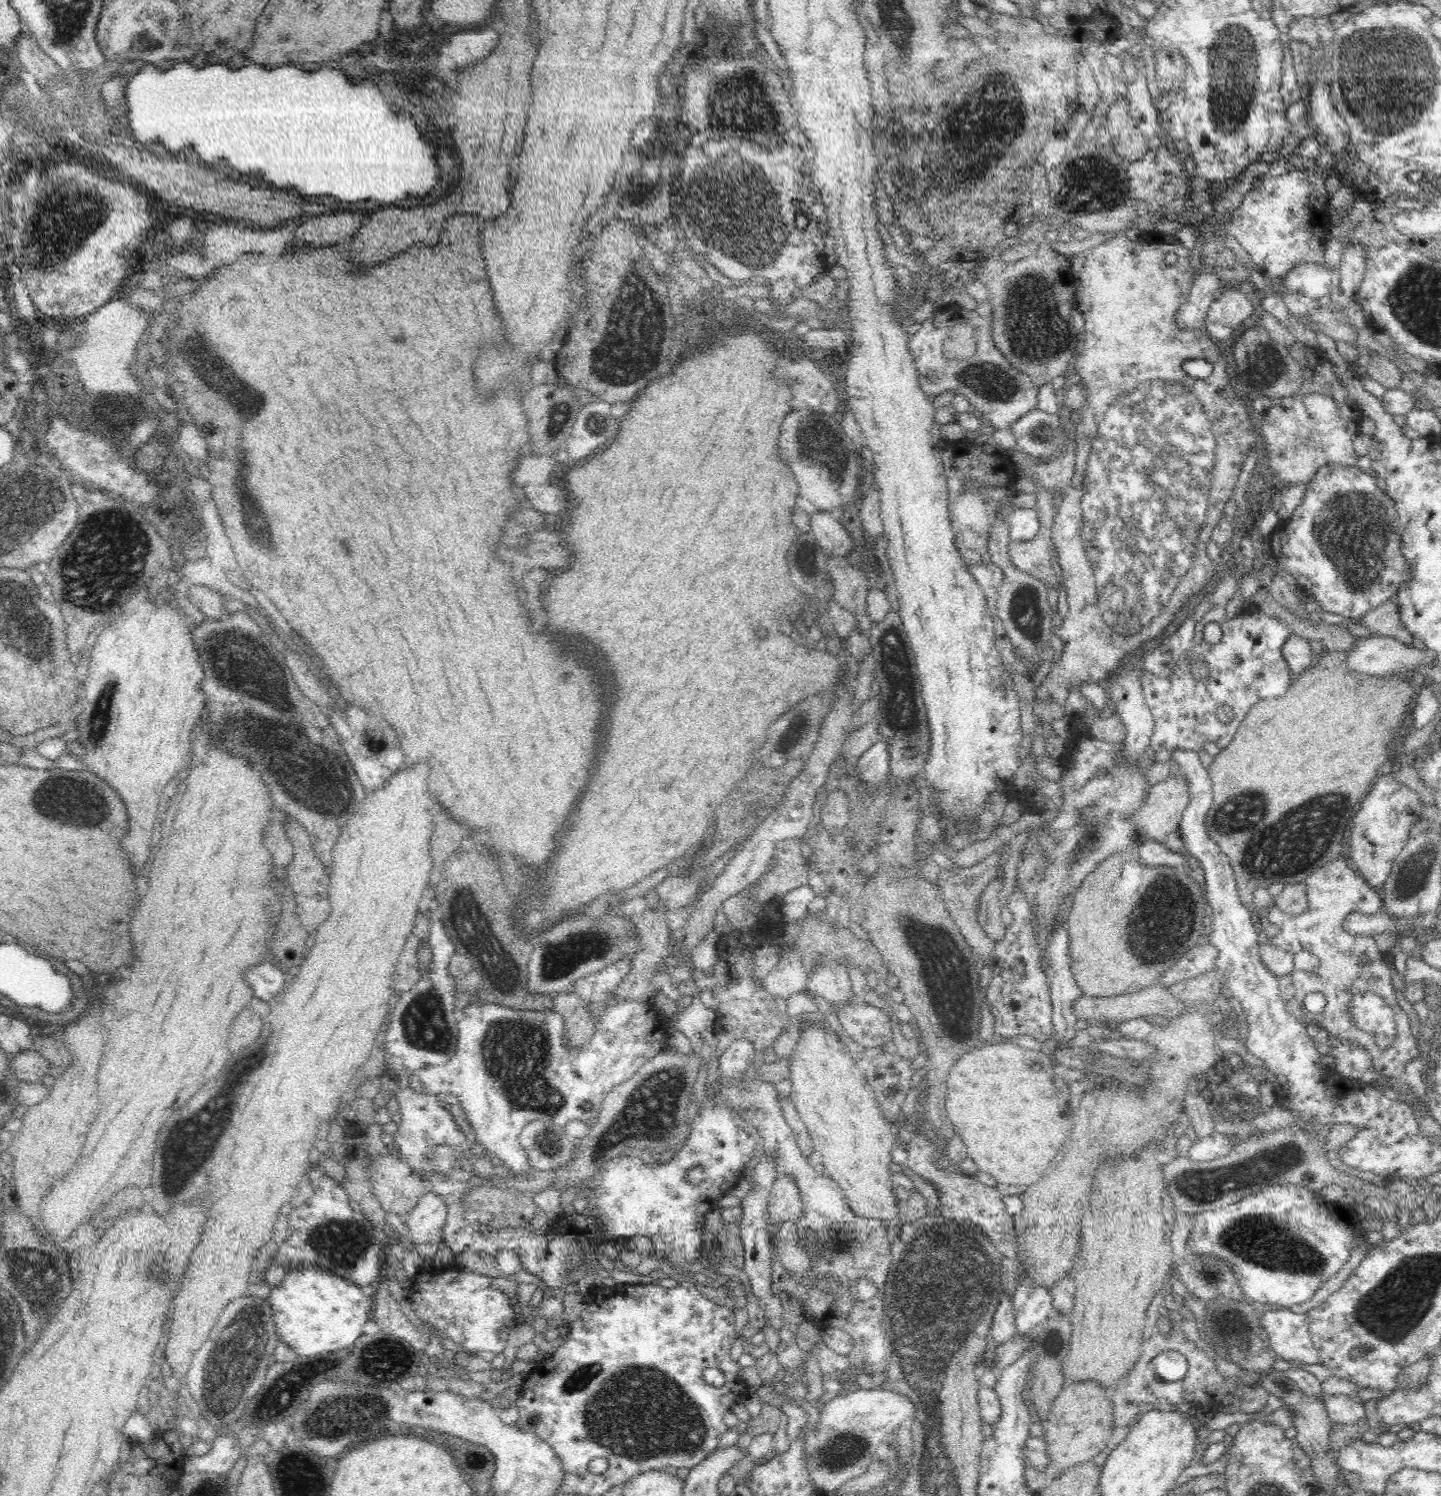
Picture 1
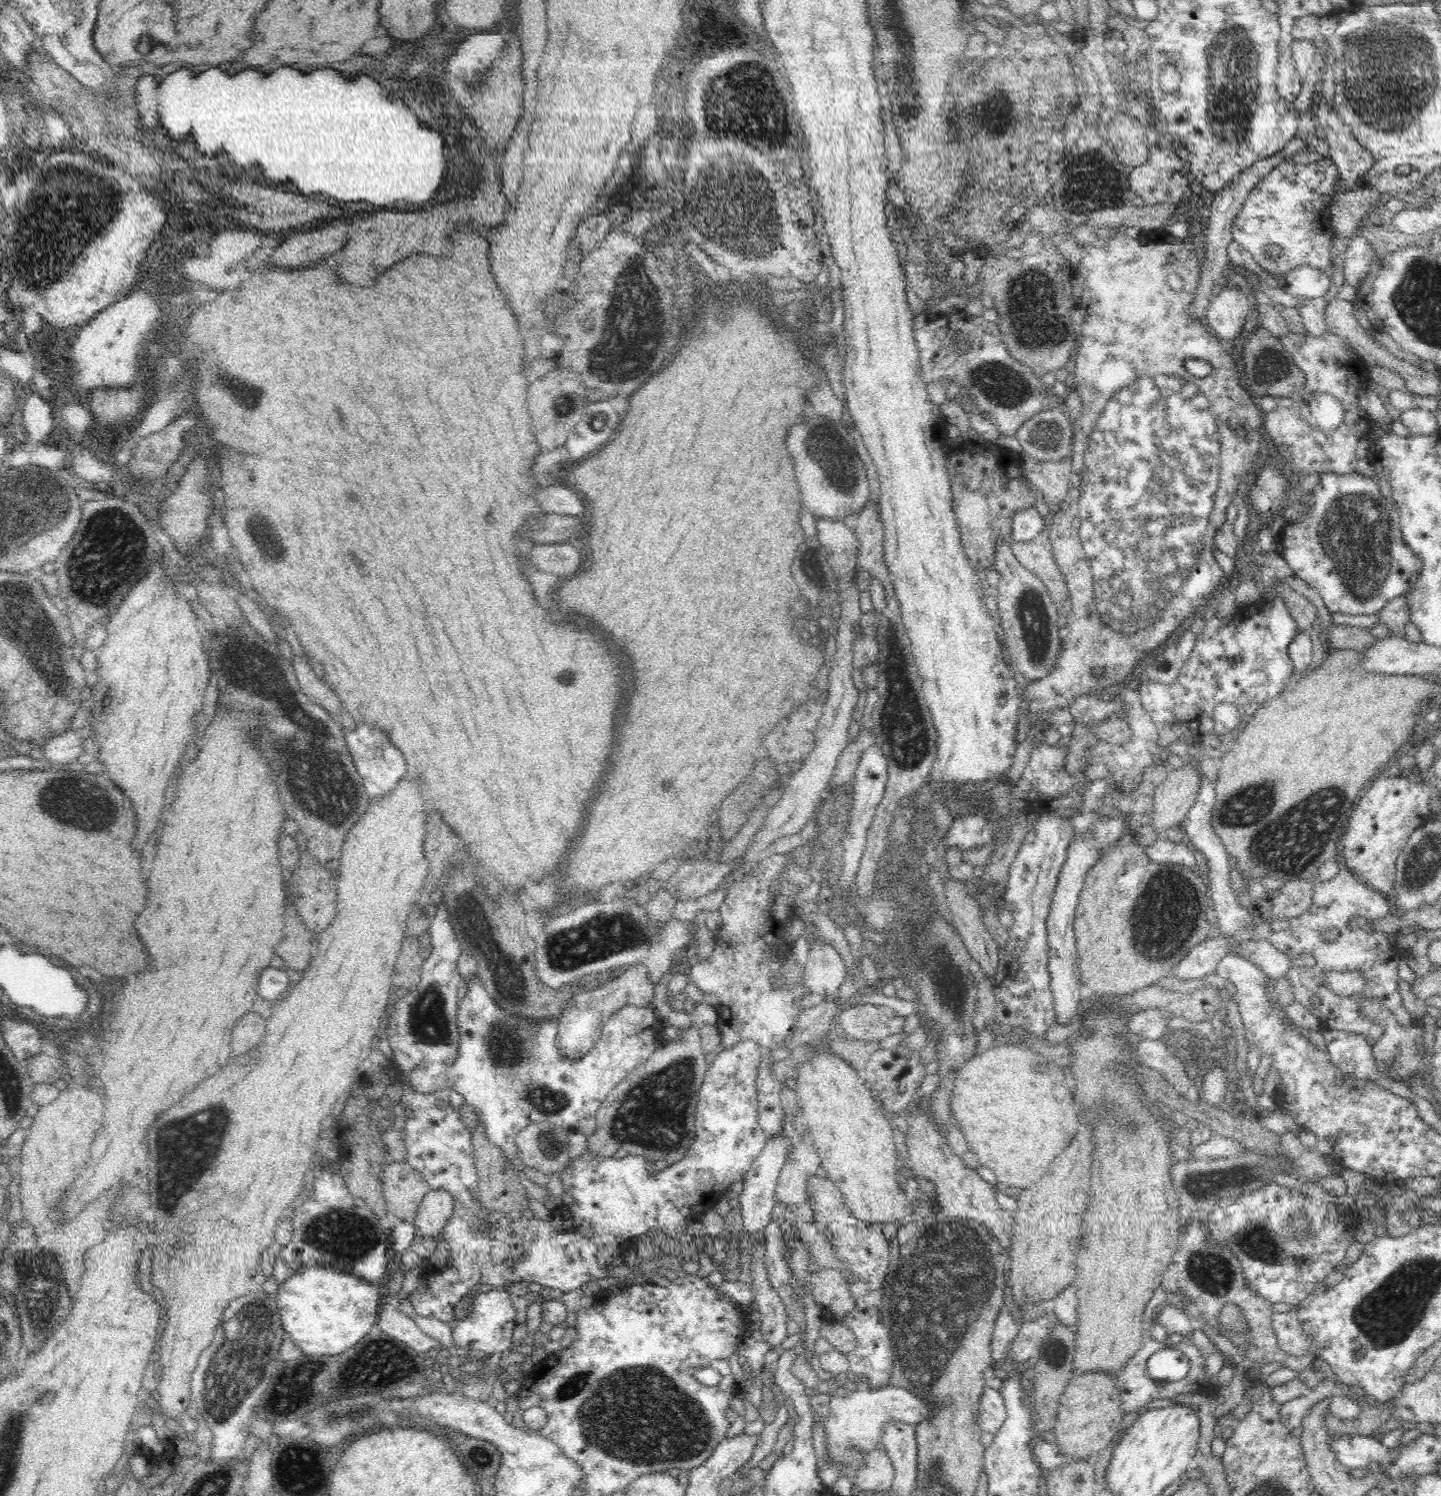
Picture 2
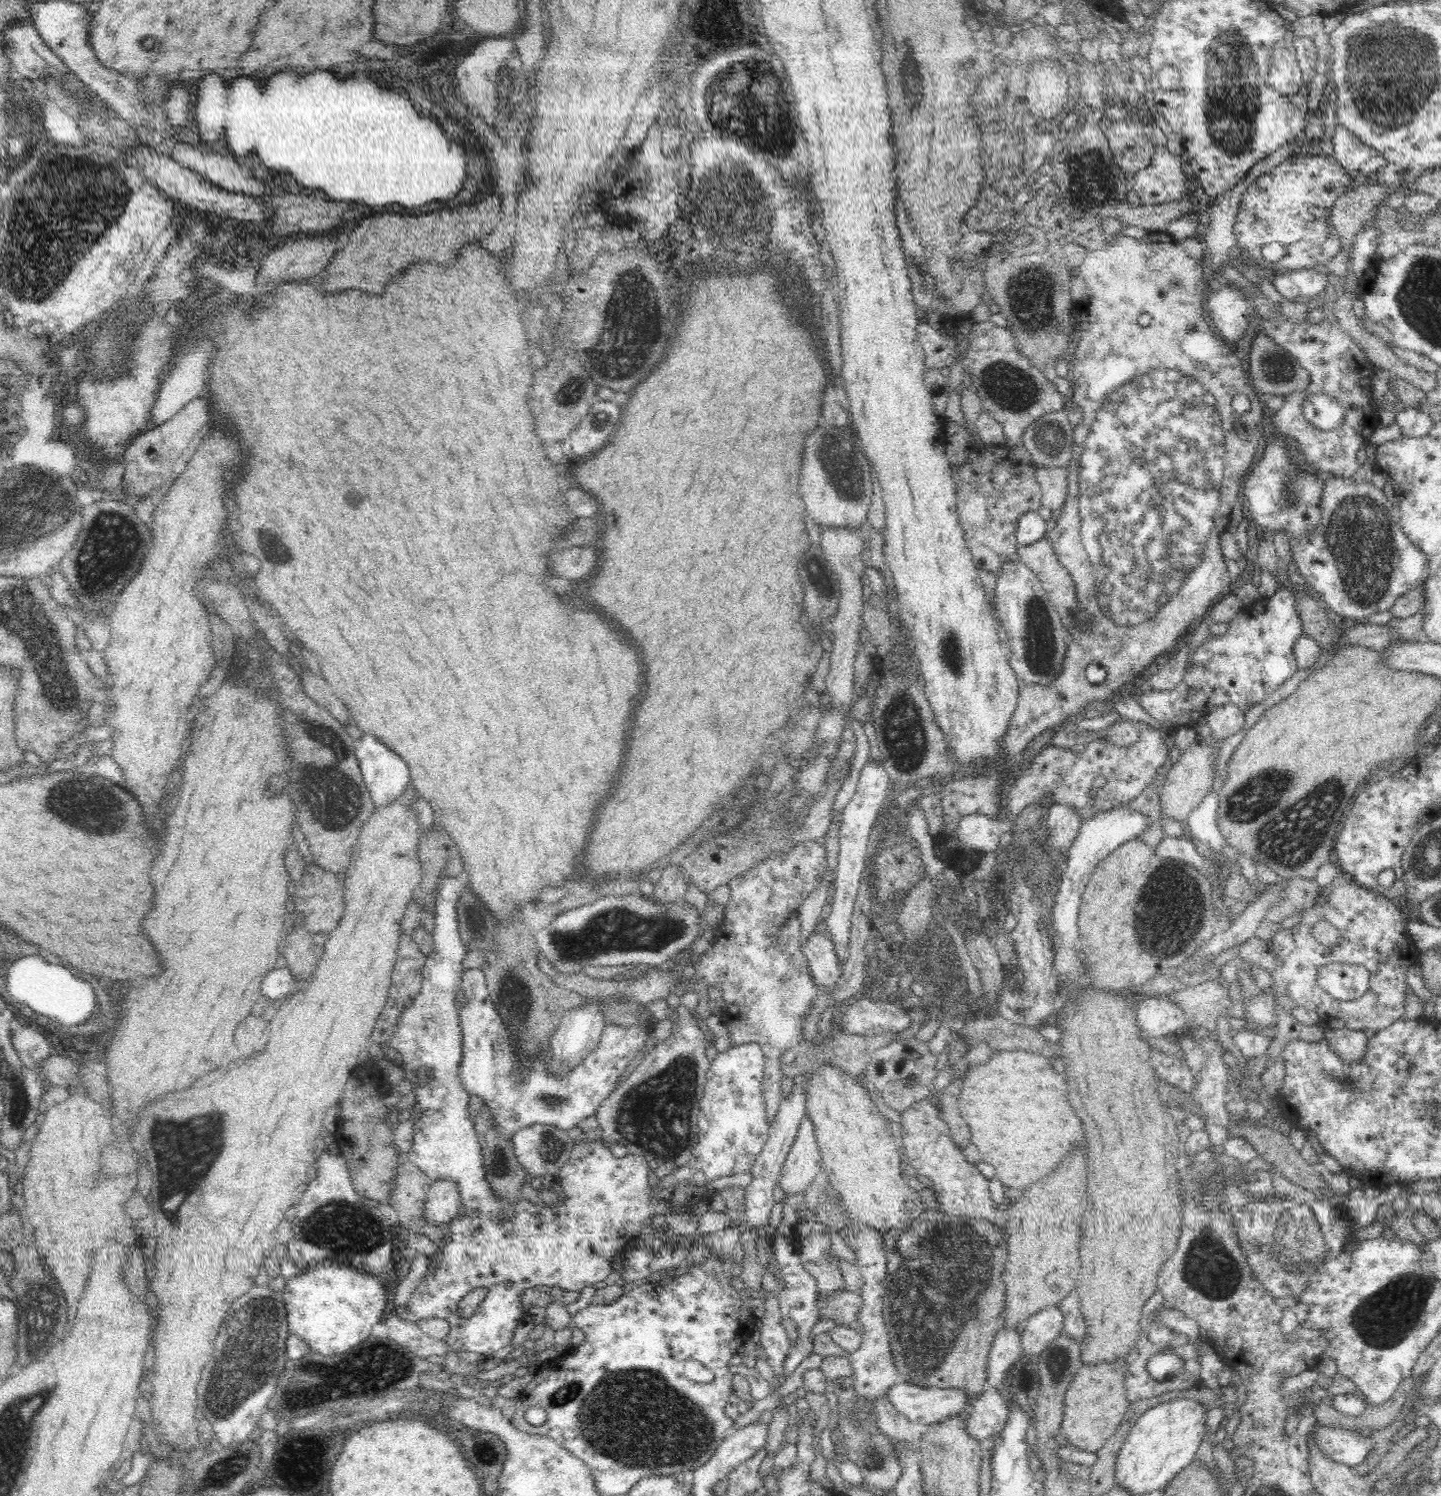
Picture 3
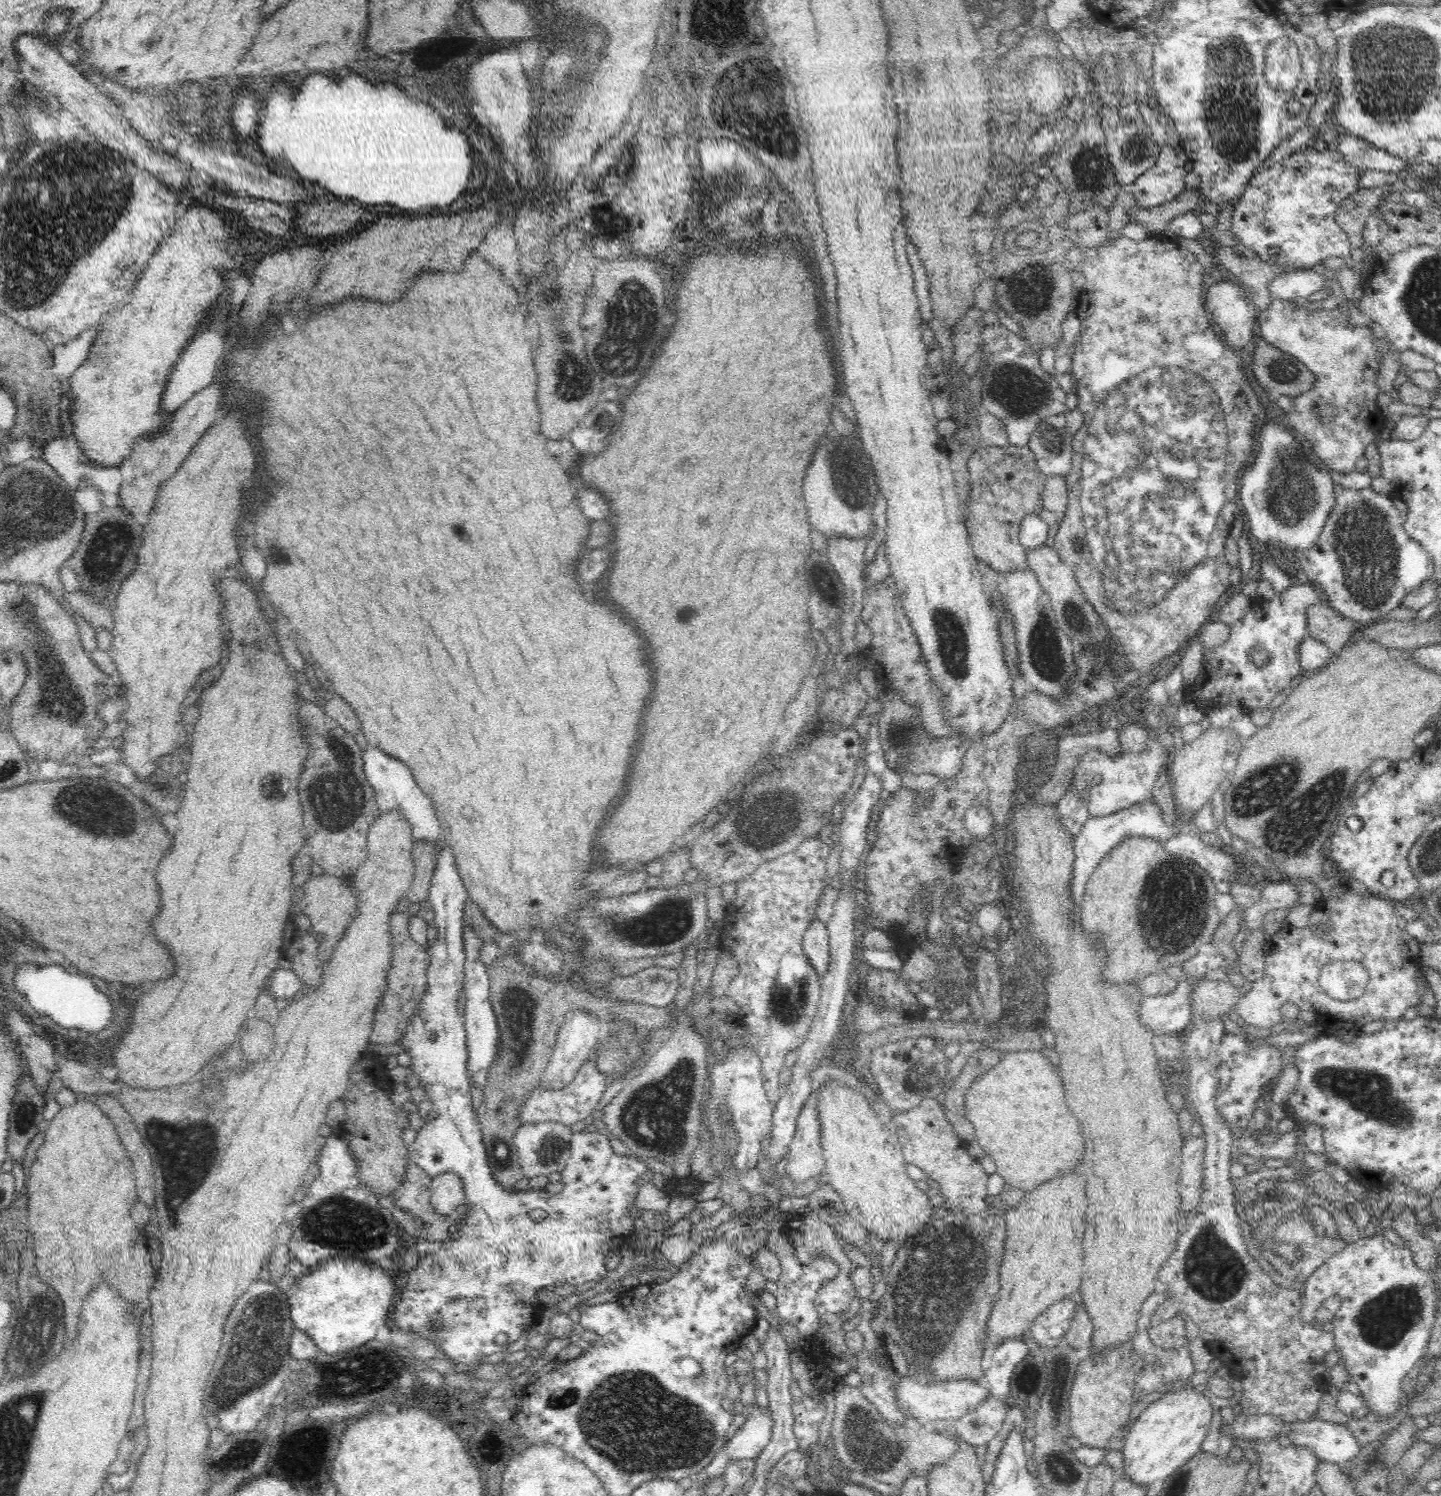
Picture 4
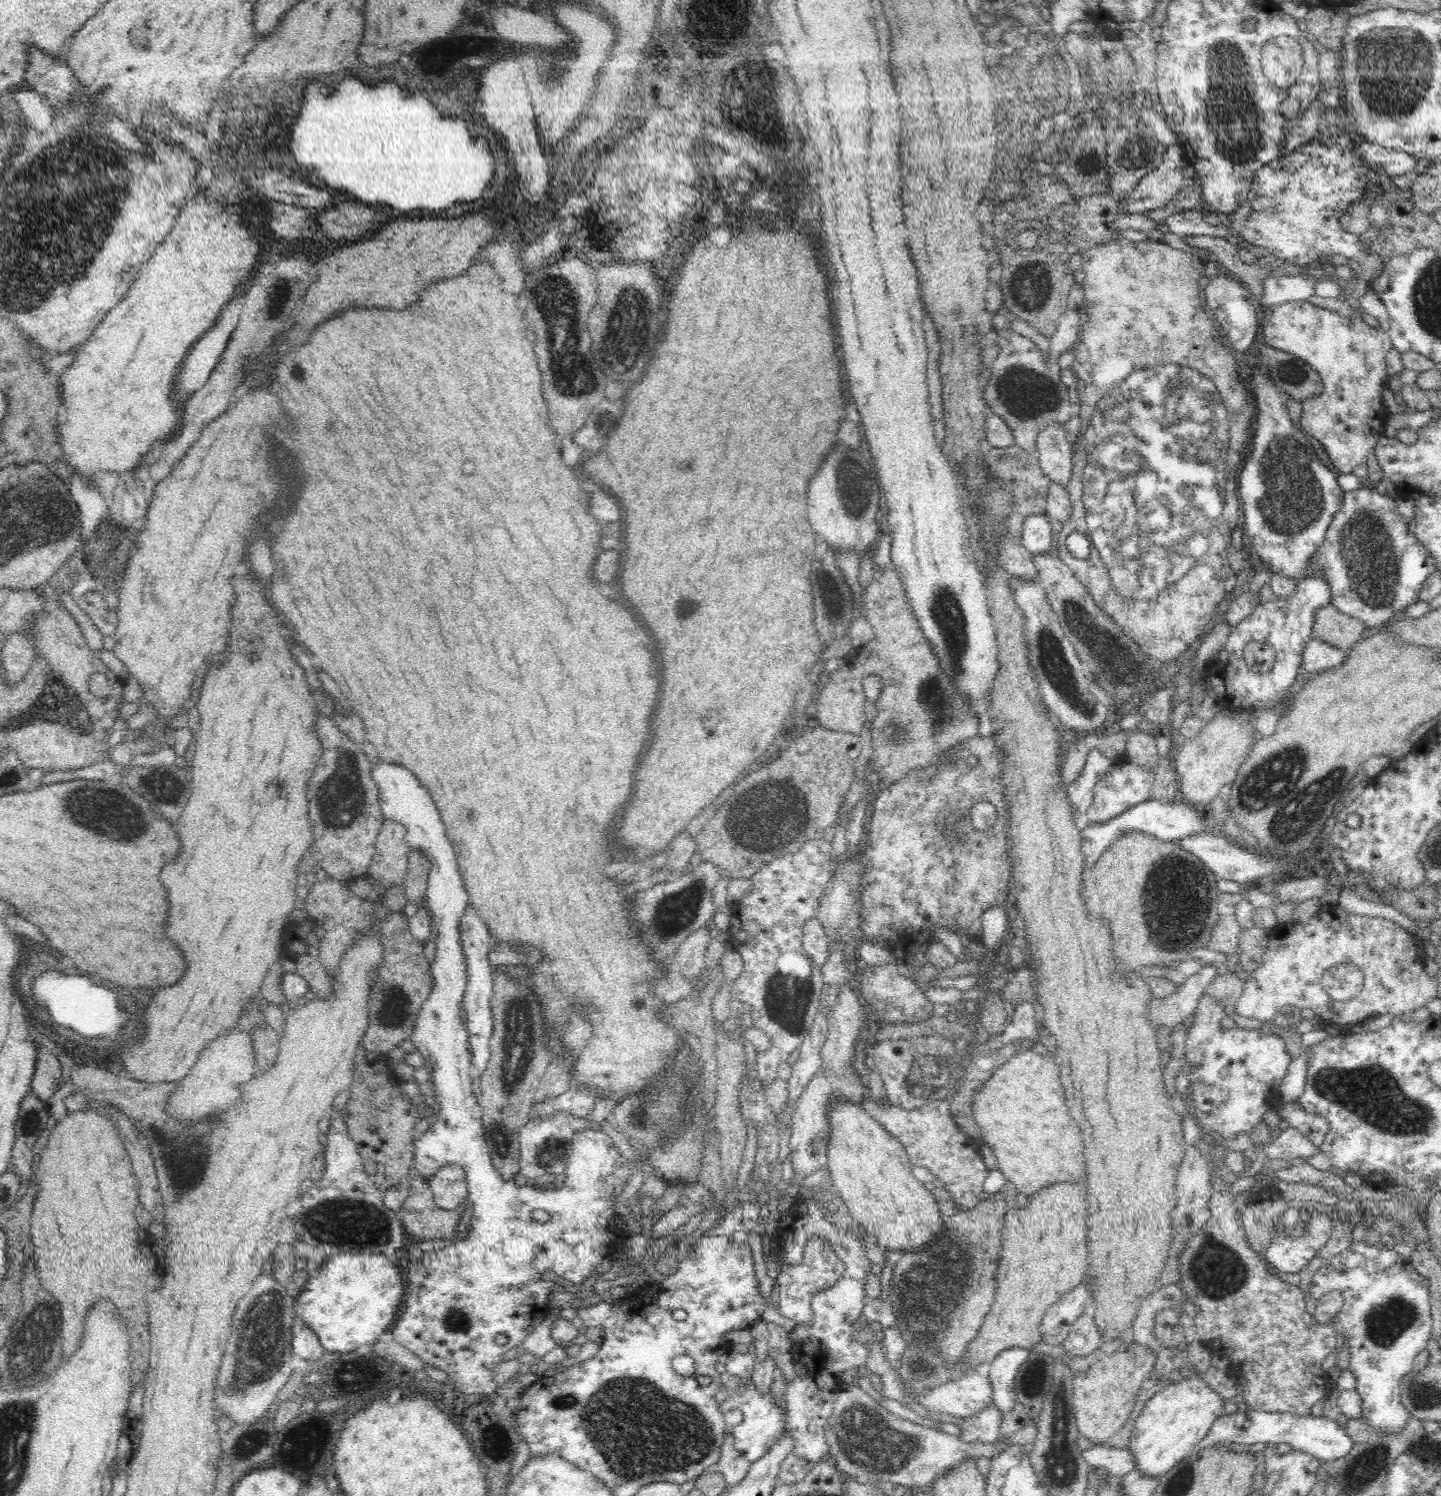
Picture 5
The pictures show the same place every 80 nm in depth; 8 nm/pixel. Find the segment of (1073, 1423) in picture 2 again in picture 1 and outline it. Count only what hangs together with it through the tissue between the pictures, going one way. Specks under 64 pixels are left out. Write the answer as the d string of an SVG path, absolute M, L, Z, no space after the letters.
M1076 1382L1076 1384L1068 1384L1062 1388L1049 1414L1052 1418L1048 1420L1058 1426L1068 1426L1068 1428L1044 1428L1046 1436L1043 1440L1047 1447L1046 1454L1051 1460L1051 1466L1055 1468L1052 1477L1059 1477L1076 1464L1091 1461L1108 1446L1110 1436L1112 1436L1114 1408L1112 1408L1112 1402L1108 1402L1106 1398L1111 1398L1111 1396L1108 1396L1106 1390L1102 1390L1094 1382Z

